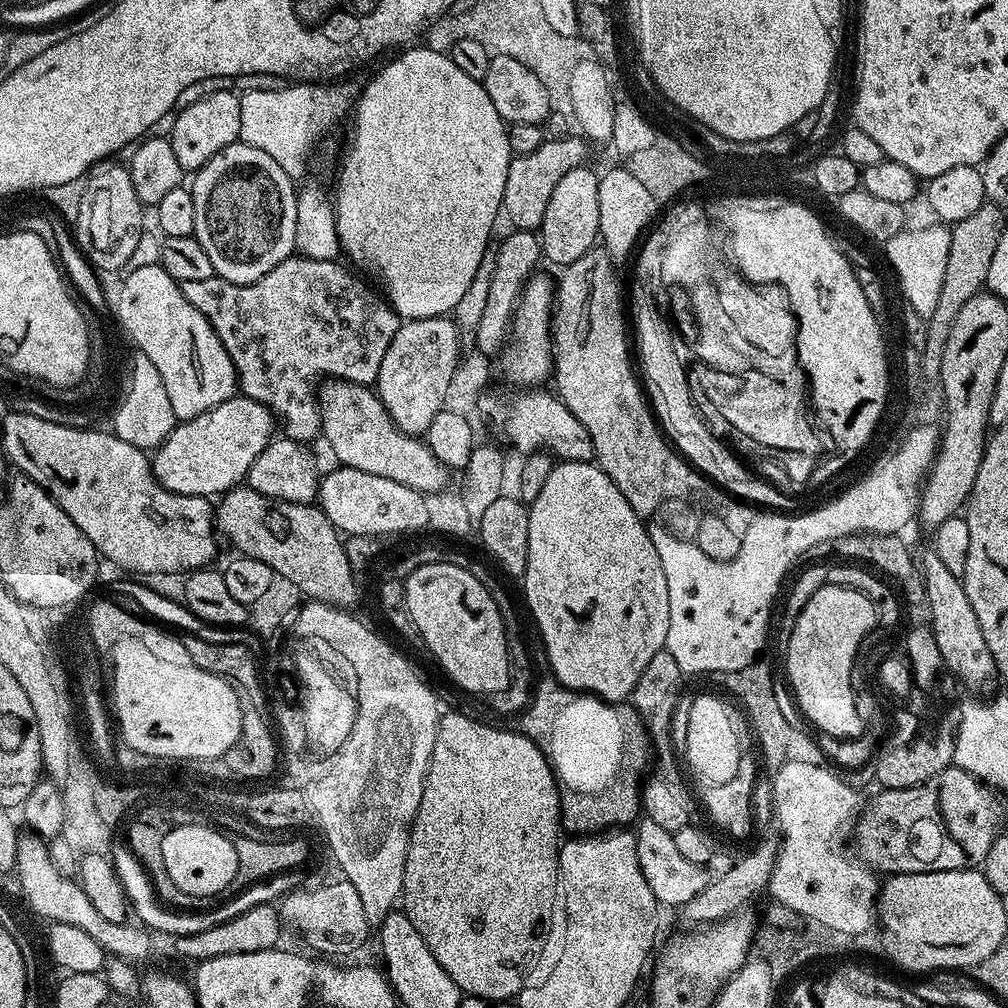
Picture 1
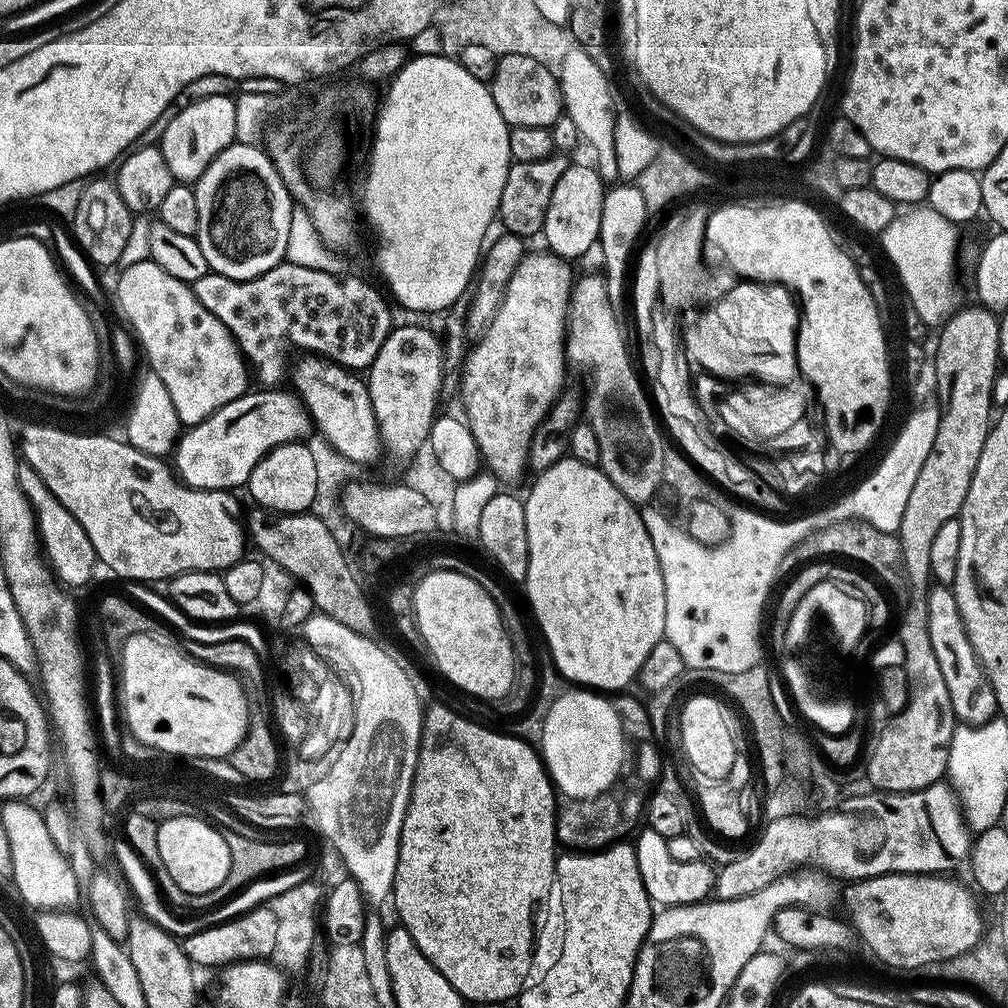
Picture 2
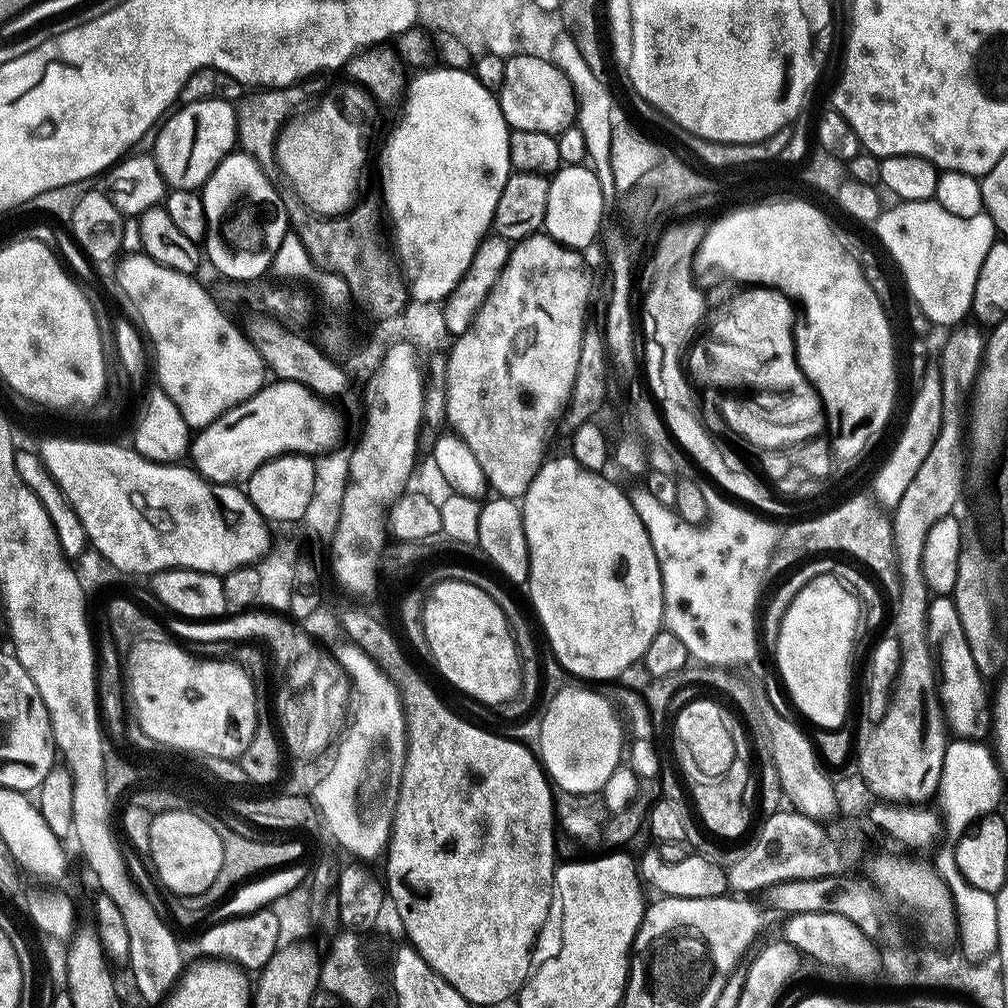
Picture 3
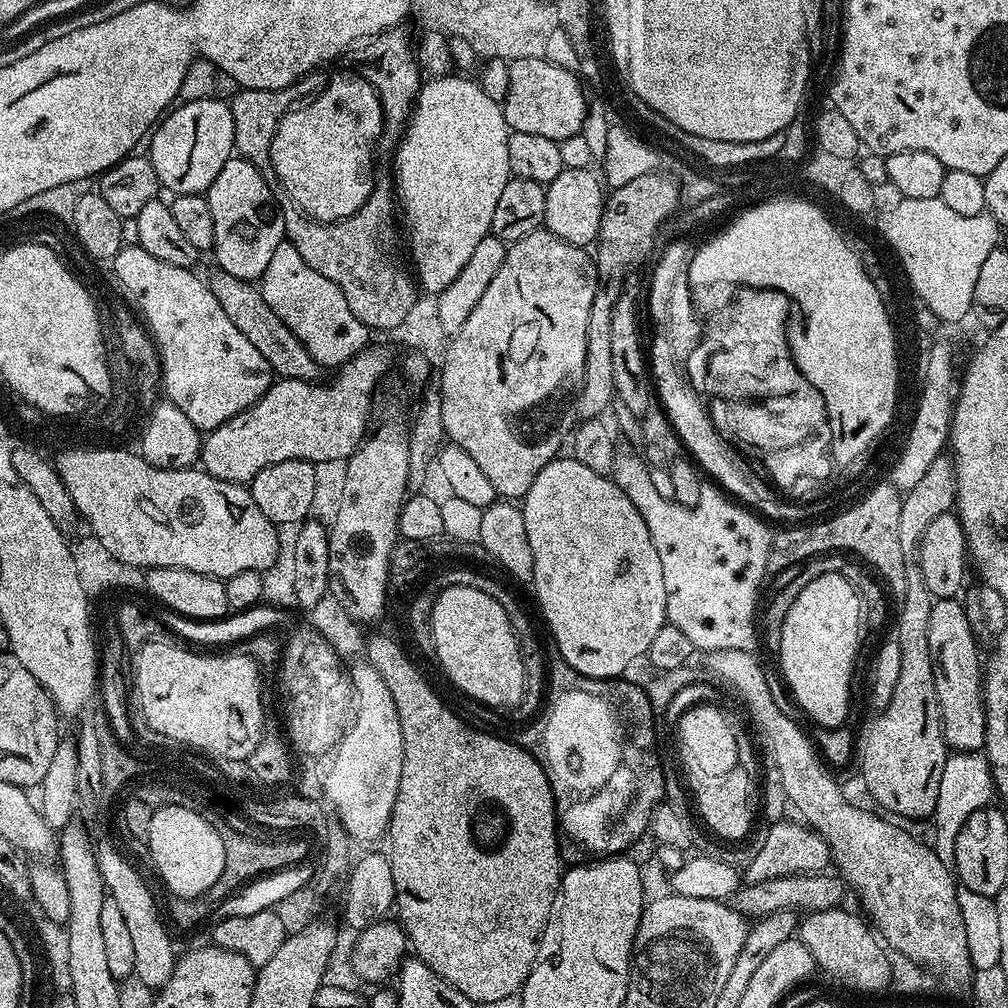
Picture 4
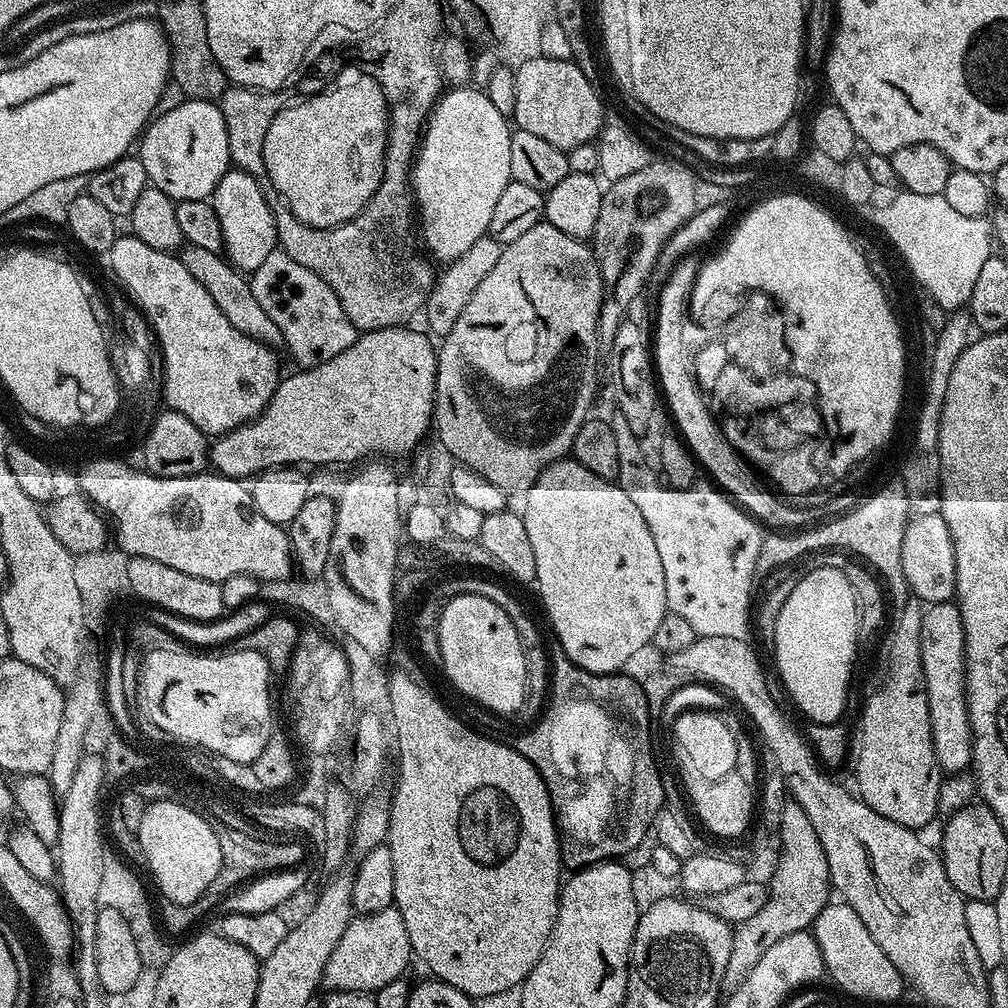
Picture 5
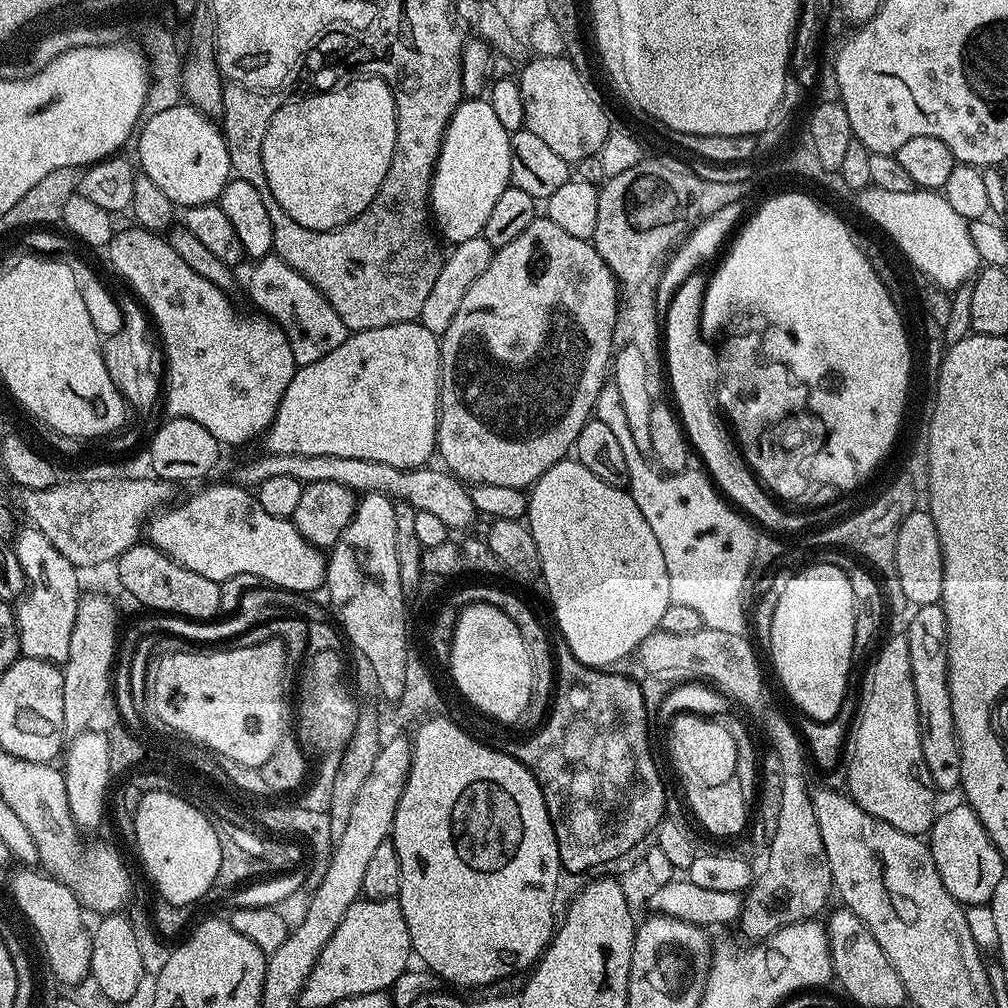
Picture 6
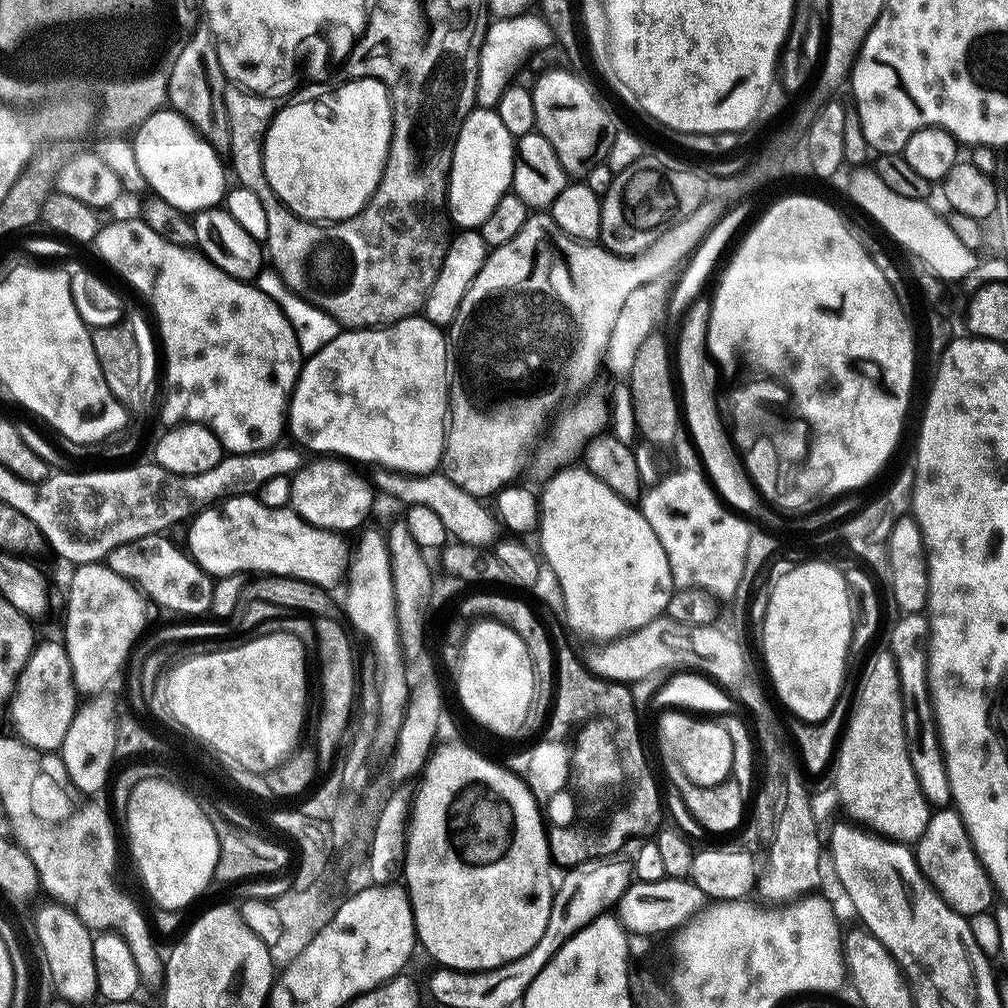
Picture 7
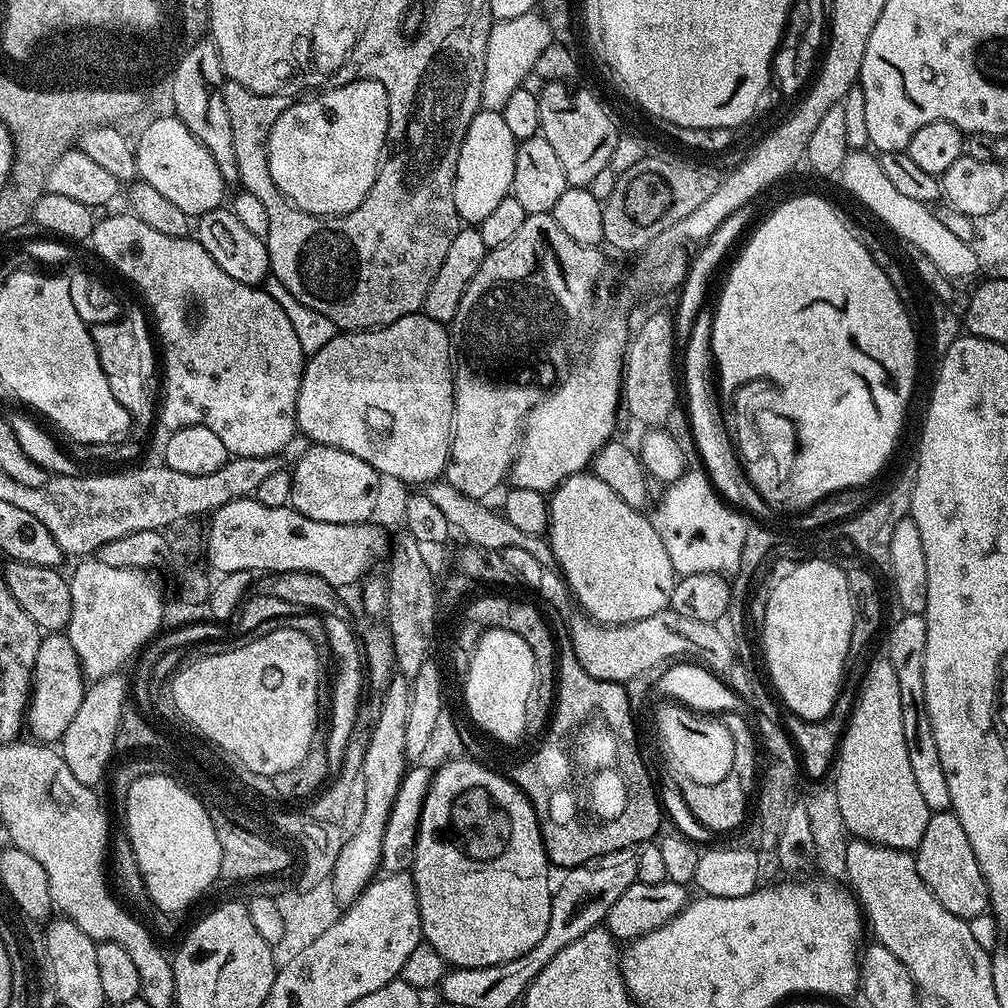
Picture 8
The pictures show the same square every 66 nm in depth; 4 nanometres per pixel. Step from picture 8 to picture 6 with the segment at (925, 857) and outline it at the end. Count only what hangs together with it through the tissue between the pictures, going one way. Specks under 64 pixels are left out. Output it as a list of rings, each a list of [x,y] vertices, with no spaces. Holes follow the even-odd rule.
[[[966,802],[959,803],[937,815],[926,843],[939,877],[953,898],[963,906],[987,905],[994,894],[994,886],[998,886],[1006,874],[1006,862],[992,844],[976,811]]]

